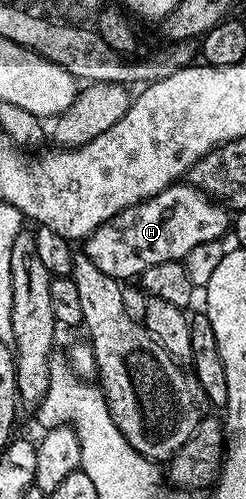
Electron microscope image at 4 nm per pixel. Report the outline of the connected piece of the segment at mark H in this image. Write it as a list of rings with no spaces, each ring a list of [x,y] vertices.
[[[177,182],[149,200],[143,200],[141,204],[122,210],[114,218],[95,228],[88,239],[83,241],[82,251],[88,255],[90,262],[94,262],[94,266],[98,266],[98,270],[102,270],[102,274],[110,274],[116,280],[127,282],[131,276],[132,279],[139,278],[146,270],[150,270],[150,266],[158,266],[158,262],[183,261],[184,256],[190,254],[190,250],[194,250],[194,246],[221,239],[227,228],[229,231],[229,209],[200,189],[193,188],[191,183]]]

